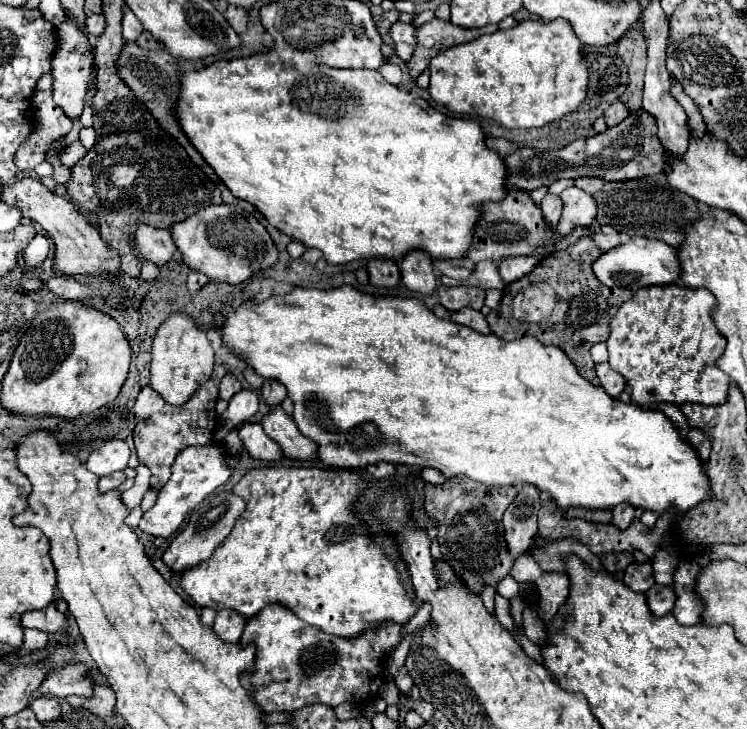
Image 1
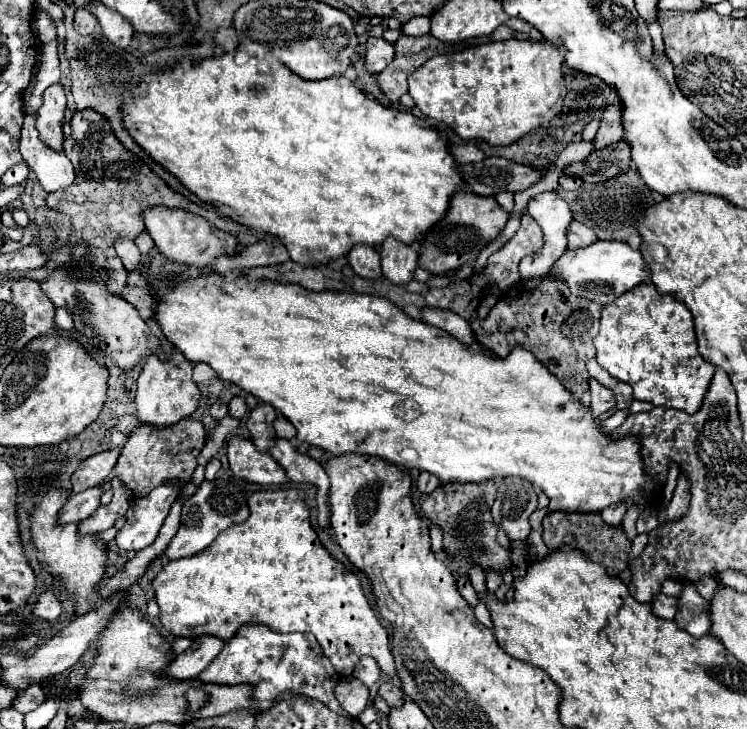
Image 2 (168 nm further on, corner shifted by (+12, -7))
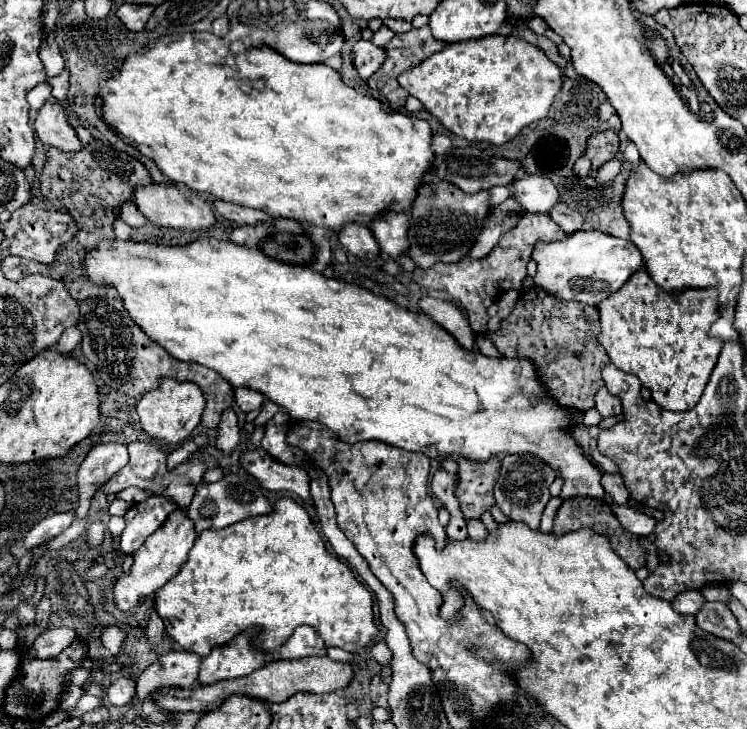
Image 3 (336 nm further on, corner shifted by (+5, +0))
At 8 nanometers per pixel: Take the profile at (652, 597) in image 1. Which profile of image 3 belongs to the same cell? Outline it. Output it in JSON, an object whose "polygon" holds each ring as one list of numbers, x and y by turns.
{"polygon":[[687,590,675,596,671,604,673,604,673,610,679,614,695,614,701,608,701,604,705,604,705,600,697,590]]}

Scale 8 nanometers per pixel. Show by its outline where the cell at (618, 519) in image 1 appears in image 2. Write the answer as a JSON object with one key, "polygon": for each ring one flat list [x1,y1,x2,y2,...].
{"polygon":[[616,503,616,505,606,507,600,515,602,515,602,519,604,519,606,523,610,523,610,525,618,525,618,523,622,521,624,513,626,513,626,505,624,505,624,503]]}

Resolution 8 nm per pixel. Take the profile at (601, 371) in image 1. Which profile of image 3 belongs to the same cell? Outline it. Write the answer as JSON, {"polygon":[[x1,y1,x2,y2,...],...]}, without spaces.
{"polygon":[[603,386,595,396,595,408,599,410,599,414,603,418,613,416,613,414,621,414,621,400,619,400,619,396,609,394,609,390]]}

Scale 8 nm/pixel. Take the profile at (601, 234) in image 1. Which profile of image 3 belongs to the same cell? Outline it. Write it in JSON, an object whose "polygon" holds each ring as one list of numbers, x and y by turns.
{"polygon":[[559,202,553,210,551,210,551,214,549,214,567,234,571,234,571,232,577,232,577,230,581,230,583,226,585,226,585,218,583,218,583,214,579,214,579,212,575,212,575,210,571,210,567,204,563,204,563,202]]}

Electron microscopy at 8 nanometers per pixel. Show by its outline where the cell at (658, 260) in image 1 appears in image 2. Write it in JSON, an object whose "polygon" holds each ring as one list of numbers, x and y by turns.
{"polygon":[[596,241,588,247,564,251,558,263,552,265,550,275,568,283,572,295,584,297,598,305,608,305,614,301,614,297,620,297,632,287,640,283,650,283,650,269,646,267,640,251,616,241]]}

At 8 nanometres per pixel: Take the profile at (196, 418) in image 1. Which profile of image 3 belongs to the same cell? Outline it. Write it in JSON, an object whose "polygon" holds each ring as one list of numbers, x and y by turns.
{"polygon":[[135,440,129,444,129,462,115,476,111,476,111,480,103,488,109,494,109,492,119,492,129,486,137,486,141,490,149,490,153,494,163,494,167,498,173,498,179,508,187,508,187,504,191,502,191,496,195,494,195,488,203,480,205,472,207,472,207,464,201,462,199,458,185,460,177,468,169,470,167,468,167,452,159,444]]}

